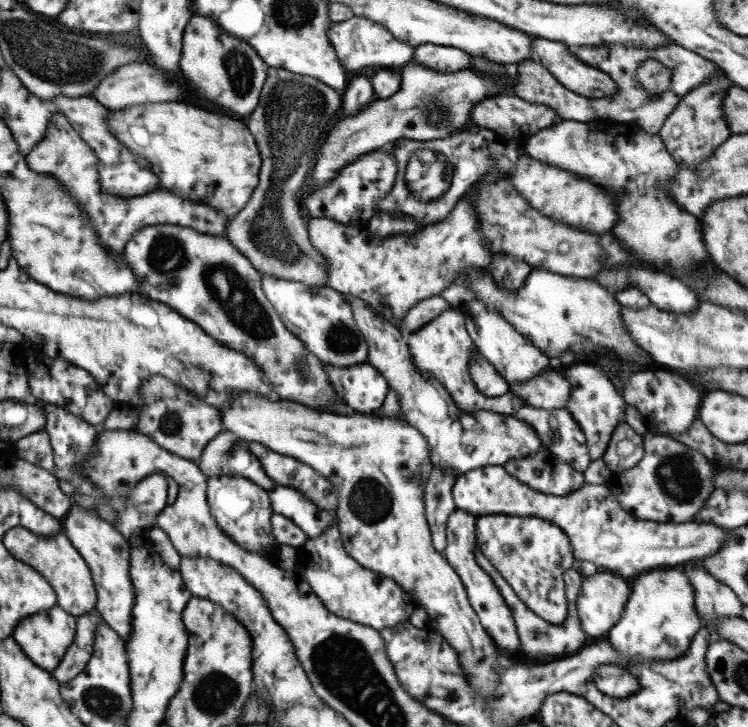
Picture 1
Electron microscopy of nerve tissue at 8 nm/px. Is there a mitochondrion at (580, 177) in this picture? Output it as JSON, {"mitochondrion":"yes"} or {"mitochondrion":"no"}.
{"mitochondrion":"no"}

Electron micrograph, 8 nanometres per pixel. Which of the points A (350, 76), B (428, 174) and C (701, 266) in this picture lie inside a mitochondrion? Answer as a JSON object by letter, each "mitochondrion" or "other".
{"A":"other","B":"mitochondrion","C":"other"}

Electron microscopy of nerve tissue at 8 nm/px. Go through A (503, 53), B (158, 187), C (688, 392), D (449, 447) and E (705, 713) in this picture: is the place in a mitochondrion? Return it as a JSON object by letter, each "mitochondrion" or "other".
{"A":"other","B":"other","C":"other","D":"other","E":"other"}

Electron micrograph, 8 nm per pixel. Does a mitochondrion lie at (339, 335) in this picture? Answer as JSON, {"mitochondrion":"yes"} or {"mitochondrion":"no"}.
{"mitochondrion":"yes"}

